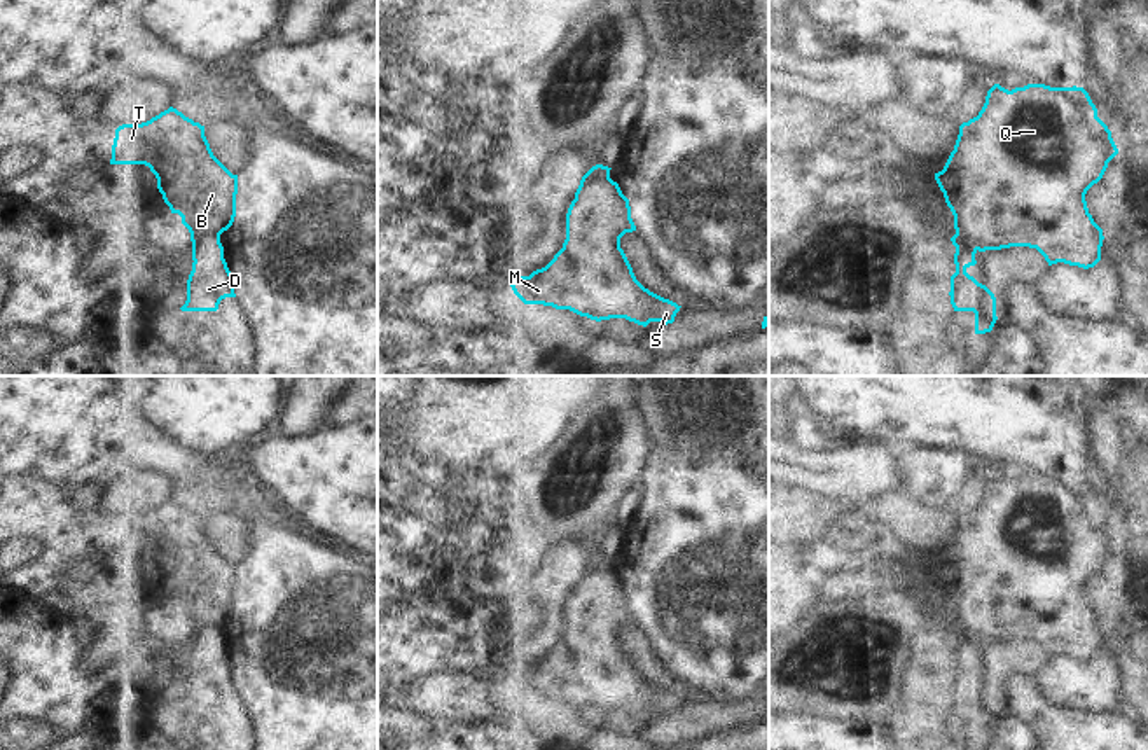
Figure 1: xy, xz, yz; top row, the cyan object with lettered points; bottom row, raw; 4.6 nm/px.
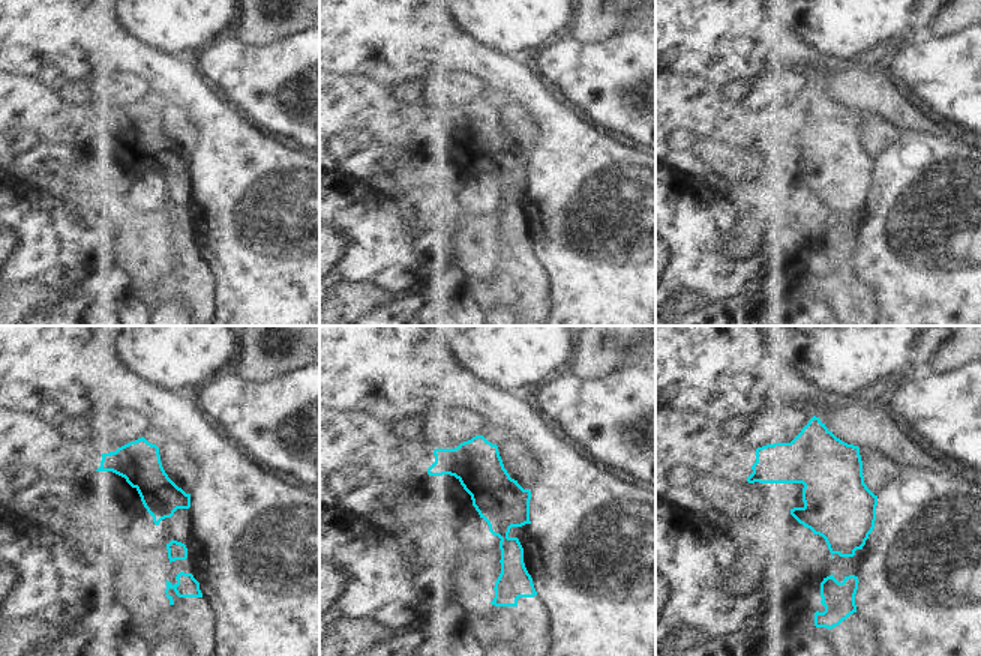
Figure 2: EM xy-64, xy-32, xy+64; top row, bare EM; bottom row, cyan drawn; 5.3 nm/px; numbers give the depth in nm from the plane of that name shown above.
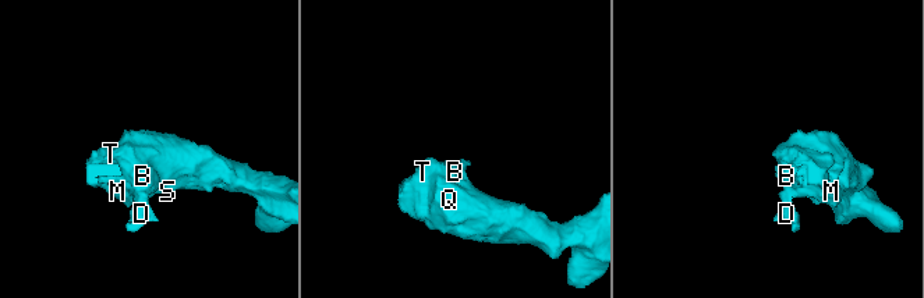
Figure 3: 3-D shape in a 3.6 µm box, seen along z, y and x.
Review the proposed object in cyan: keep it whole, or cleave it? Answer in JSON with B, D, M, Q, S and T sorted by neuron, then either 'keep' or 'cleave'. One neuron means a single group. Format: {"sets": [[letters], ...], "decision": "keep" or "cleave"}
{"sets": [["B", "M", "Q", "S", "T"], ["D"]], "decision": "cleave"}

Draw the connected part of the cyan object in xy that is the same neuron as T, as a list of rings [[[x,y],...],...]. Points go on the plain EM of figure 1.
[[[169,498],[142,516],[115,521],[110,556],[145,556],[157,570],[157,580],[171,605],[182,608],[190,631],[204,626],[220,628],[236,608],[238,566],[232,566],[211,544],[204,517]]]

